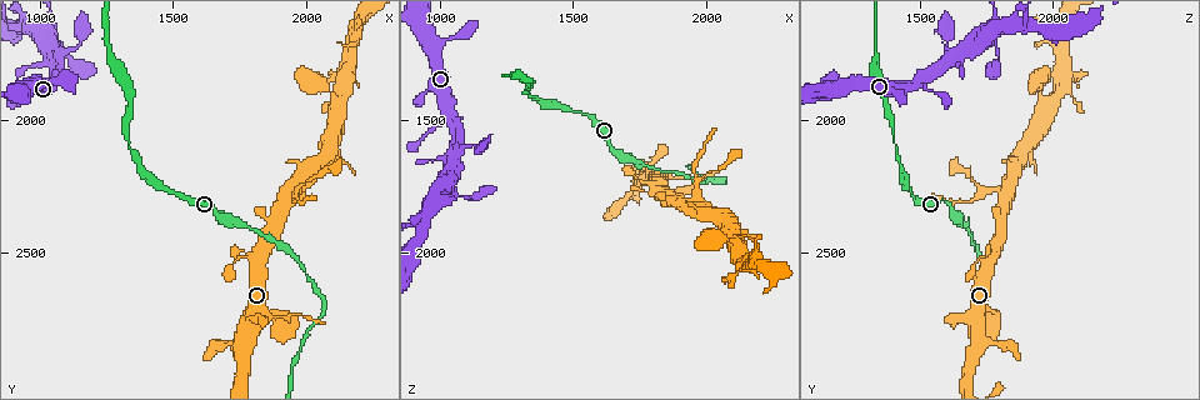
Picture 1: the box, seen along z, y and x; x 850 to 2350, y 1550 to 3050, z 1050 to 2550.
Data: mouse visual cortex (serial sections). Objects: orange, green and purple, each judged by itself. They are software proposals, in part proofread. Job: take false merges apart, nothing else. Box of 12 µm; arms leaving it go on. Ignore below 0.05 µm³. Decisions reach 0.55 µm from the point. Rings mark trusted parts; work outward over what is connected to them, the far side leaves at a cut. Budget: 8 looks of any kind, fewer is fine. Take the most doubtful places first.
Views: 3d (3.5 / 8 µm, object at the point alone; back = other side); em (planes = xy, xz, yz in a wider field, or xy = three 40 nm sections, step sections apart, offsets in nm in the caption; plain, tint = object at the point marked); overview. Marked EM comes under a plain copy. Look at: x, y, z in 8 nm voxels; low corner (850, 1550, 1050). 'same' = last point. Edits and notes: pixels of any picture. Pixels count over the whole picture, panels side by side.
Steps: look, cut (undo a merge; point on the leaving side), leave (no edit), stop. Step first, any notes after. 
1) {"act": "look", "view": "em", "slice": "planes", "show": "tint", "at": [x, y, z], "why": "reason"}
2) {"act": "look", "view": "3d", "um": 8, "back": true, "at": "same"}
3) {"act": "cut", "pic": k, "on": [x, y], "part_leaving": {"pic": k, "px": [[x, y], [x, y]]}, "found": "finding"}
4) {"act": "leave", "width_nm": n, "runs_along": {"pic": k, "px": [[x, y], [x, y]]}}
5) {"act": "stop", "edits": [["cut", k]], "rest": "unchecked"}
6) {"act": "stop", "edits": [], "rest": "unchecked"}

{"act": "look", "view": "3d", "um": 3.5, "at": [2040, 2200, 1680], "why": "thick turns thin"}

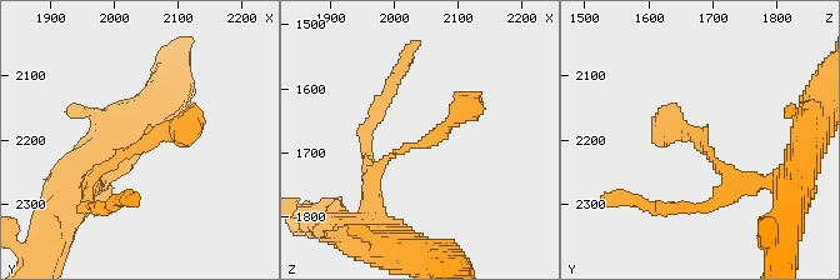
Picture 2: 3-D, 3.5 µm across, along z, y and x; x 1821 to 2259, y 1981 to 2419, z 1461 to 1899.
{"act": "look", "view": "em", "slice": "xy", "step": 3, "show": "tint", "at": [2045, 2205, 1685]}

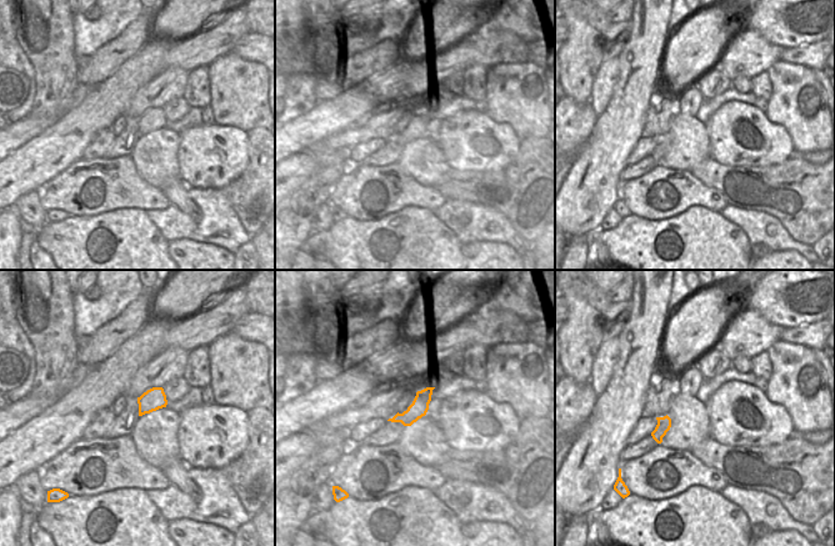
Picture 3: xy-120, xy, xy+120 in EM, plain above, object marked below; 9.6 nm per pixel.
{"act": "leave", "runs_along": {"pic": 2, "px": [[90, 183], [194, 105]]}, "found": "all the same cell"}

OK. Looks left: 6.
{"act": "look", "view": "3d", "um": 3.5, "at": [1060, 1700, 1770], "why": "thin neck"}

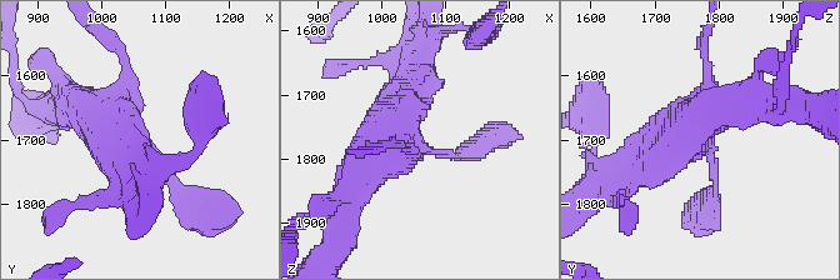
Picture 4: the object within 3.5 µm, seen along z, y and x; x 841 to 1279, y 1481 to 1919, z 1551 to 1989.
{"act": "look", "view": "em", "slice": "xy", "step": 1, "show": "tint", "at": [1050, 1700, 1775], "arms": 4, "arm_widths_nm": [150, 150, 400, 400], "why": "need the tissue"}

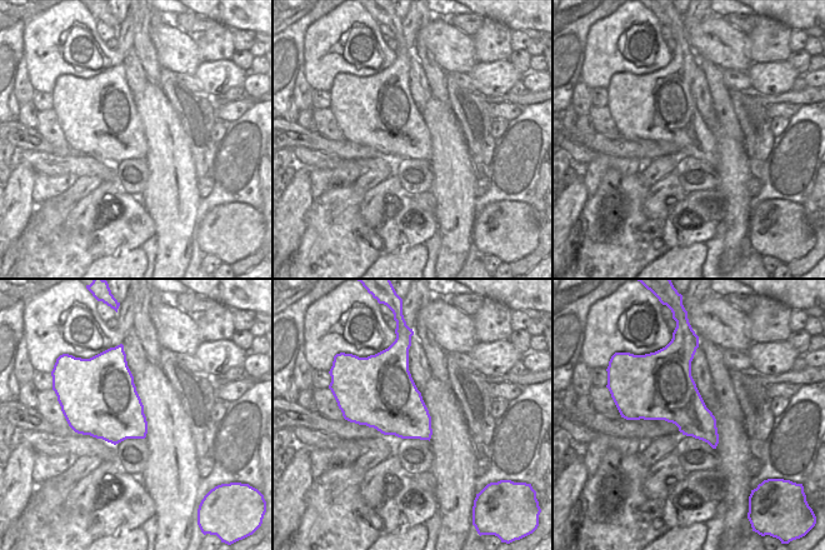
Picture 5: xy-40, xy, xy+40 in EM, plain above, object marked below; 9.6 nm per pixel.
{"act": "leave", "runs_along": {"pic": 4, "px": [[628, 176], [710, 110], [746, 103]]}, "found": "all the same cell"}

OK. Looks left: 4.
{"act": "look", "view": "3d", "um": 3.5, "at": [1260, 1720, 1330], "why": "sudden change in width"}

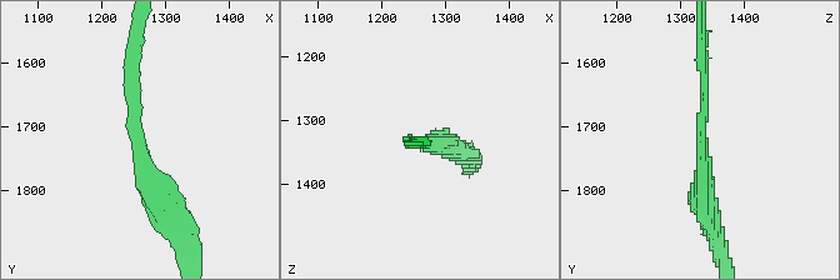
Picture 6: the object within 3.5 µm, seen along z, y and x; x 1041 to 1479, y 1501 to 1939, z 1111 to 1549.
{"act": "look", "view": "em", "slice": "xy", "step": 2, "show": "tint", "at": [1260, 1720, 1335], "arm_widths_nm": [150, 300], "why": "shape alone is not enough"}

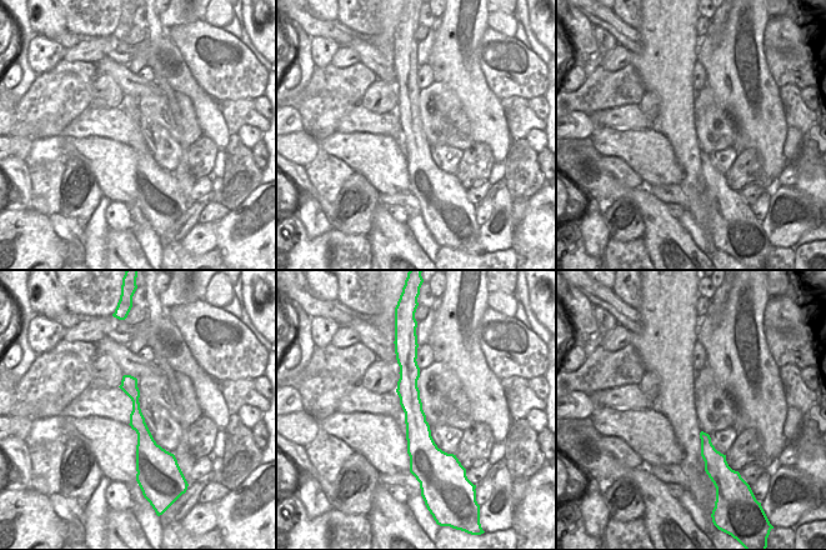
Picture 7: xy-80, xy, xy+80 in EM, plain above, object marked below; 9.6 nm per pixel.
{"act": "leave", "found": "all the same cell"}

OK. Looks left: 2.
{"act": "stop", "edits": [], "rest": "unchecked"}

